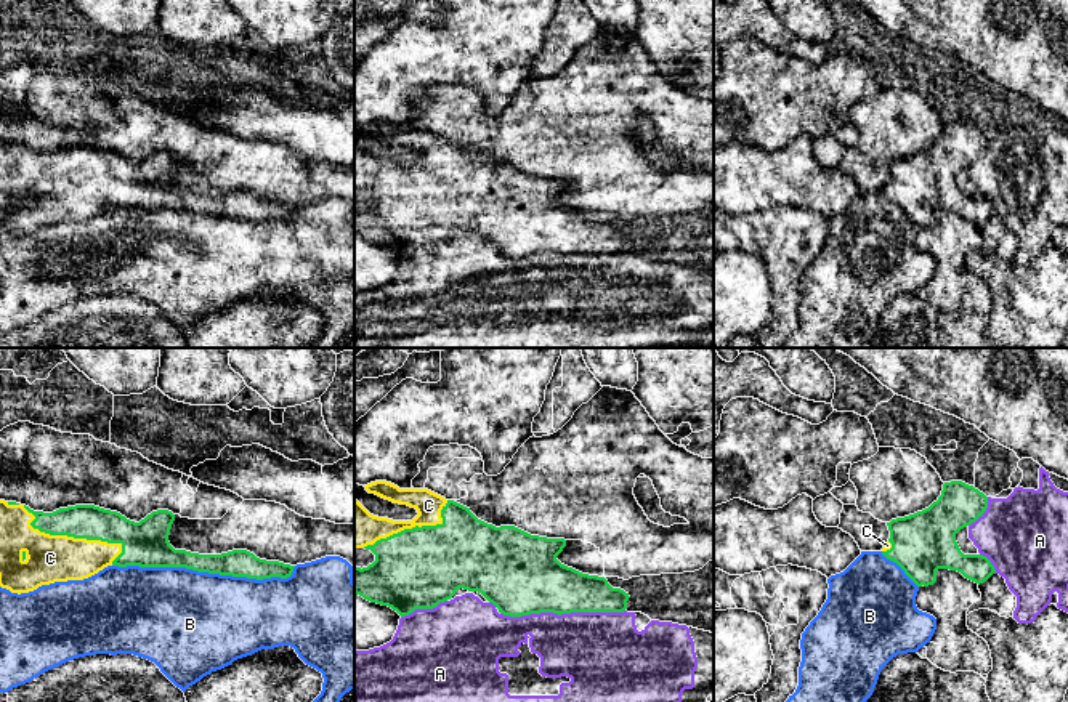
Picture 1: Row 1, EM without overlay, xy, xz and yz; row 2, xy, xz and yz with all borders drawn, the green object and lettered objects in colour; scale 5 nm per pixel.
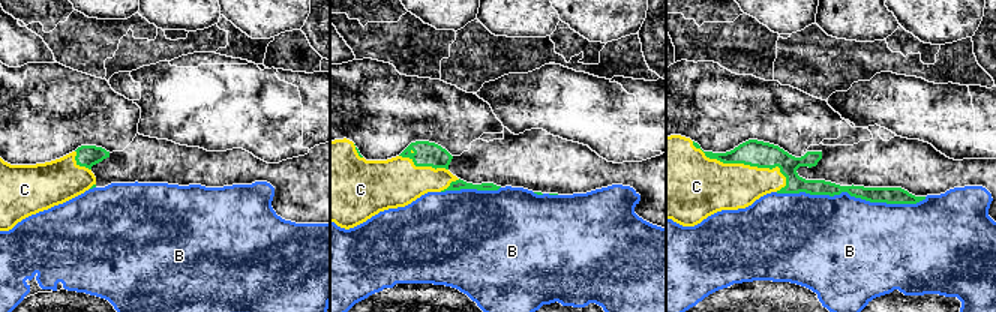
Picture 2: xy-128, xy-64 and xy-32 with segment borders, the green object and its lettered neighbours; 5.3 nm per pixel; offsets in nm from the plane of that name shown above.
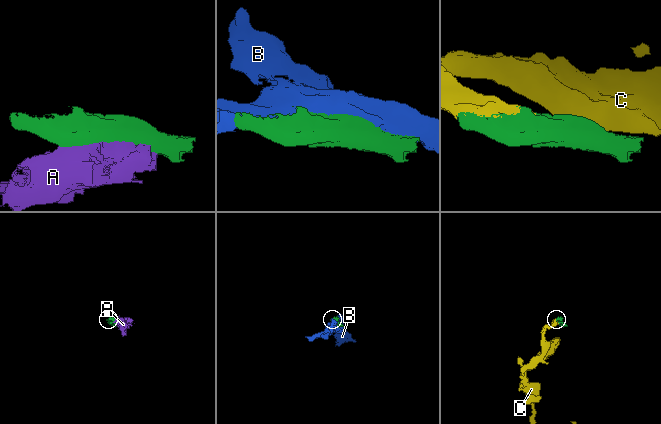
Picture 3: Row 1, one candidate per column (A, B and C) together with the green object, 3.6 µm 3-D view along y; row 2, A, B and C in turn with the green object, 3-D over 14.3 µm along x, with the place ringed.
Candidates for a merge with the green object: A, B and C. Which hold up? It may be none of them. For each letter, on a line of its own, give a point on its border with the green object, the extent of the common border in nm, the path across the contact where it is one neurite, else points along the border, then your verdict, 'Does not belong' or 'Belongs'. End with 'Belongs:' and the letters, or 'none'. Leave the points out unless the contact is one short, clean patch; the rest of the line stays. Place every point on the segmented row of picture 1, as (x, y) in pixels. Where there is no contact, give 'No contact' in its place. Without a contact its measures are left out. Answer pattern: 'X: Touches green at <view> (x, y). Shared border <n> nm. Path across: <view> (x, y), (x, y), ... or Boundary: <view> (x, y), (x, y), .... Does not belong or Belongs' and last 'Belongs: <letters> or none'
A: Touches green at xz (562, 613). Shared border 600 nm. Does not belong
B: Touches green at xy (206, 571). Shared border 900 nm. Does not belong
C: Touches green at xy (69, 536). Shared border 550 nm. Belongs
Belongs: C

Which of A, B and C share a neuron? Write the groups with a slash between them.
A / B / C

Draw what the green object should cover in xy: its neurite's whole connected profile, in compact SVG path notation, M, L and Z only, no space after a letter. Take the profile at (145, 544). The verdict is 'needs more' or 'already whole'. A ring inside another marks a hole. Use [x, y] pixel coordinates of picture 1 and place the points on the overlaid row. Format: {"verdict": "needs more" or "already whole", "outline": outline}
{"verdict": "needs more", "outline": "M0 500L0 587L21 595L55 582L83 580L107 566L186 567L257 580L287 579L293 572L295 566L260 559L247 550L221 555L175 550L168 542L173 521L175 514L168 510L152 511L135 522L117 511L95 505L75 505L43 513L16 502Z"}

